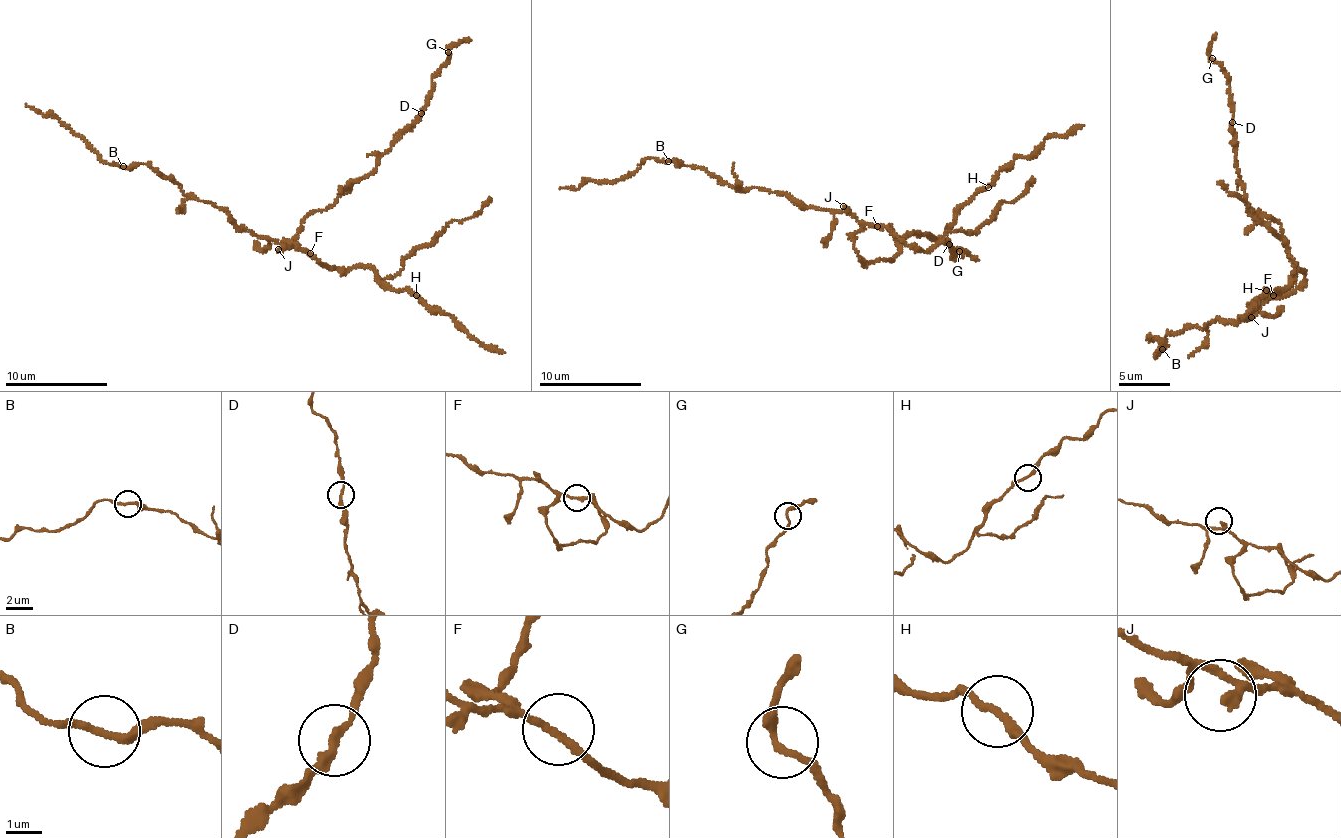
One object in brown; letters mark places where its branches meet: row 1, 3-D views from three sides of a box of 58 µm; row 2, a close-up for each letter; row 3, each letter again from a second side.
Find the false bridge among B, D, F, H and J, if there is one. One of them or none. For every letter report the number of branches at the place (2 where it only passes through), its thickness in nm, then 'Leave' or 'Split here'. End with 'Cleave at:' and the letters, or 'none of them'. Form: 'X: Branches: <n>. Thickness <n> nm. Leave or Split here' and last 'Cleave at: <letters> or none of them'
B: Branches: 2. Thickness 200 nm. Leave
D: Branches: 2. Thickness 220 nm. Leave
F: Branches: 2. Thickness 200 nm. Leave
H: Branches: 2. Thickness 200 nm. Leave
J: Branches: 2. Thickness 200 nm. Leave
Cleave at: none of them

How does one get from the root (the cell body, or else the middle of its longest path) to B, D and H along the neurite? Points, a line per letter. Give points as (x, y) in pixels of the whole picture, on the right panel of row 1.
B: (1264, 302), (1240, 321), (1231, 324), (1216, 318), (1203, 330), (1193, 326), (1177, 334), (1167, 333), (1162, 349)
D: (1264, 302), (1281, 295), (1293, 283), (1297, 267), (1279, 223), (1253, 212), (1246, 199), (1237, 169), (1232, 123)
H: (1264, 302), (1274, 295), (1293, 293), (1306, 274), (1300, 270), (1292, 275), (1292, 284), (1275, 291), (1266, 290)

